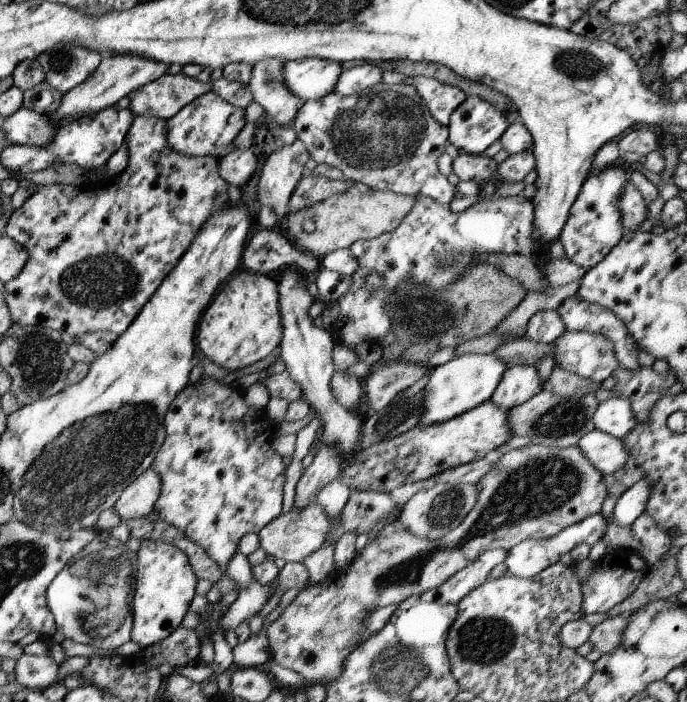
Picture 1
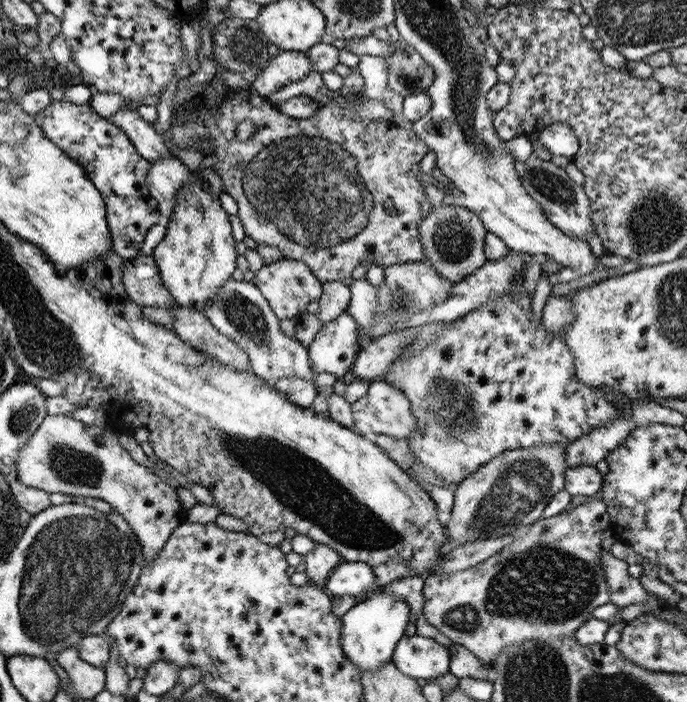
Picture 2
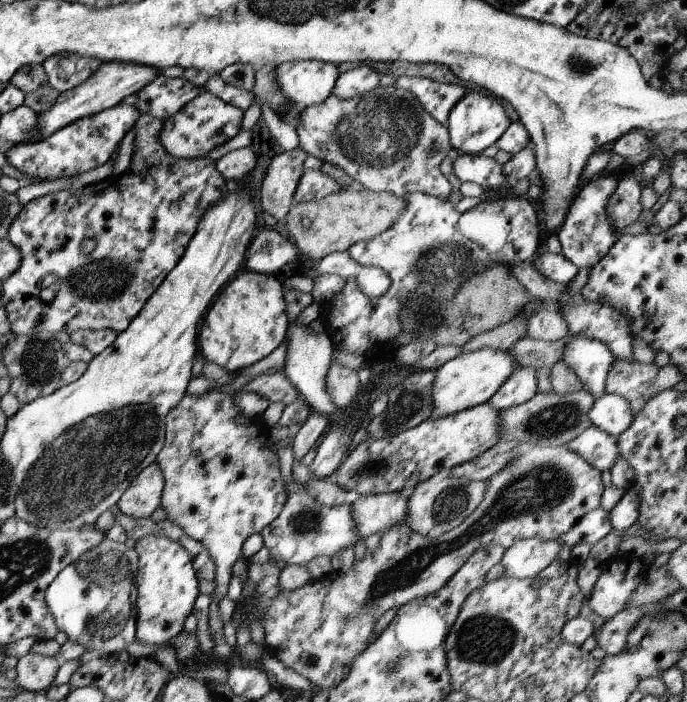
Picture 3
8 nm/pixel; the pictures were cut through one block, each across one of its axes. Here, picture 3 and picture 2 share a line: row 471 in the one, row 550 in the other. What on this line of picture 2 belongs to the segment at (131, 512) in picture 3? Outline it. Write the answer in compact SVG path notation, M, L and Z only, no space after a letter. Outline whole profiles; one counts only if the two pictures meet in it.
M45 416L19 449L15 466L14 478L25 486L48 494L59 492L106 502L121 515L136 536L144 564L161 551L173 530L186 516L187 511L179 505L175 489L163 478L133 461L117 442L114 431L85 424L71 416Z

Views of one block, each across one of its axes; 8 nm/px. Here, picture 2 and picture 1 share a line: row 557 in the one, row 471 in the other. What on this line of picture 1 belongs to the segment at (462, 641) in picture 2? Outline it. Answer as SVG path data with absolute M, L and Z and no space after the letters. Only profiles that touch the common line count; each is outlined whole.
M525 445L521 448L511 450L506 454L503 454L500 458L492 464L492 470L487 472L476 484L475 491L477 491L477 497L475 497L475 504L473 508L469 510L469 513L462 518L461 524L457 528L453 528L450 532L447 532L443 537L436 540L428 540L416 535L410 534L405 528L395 519L389 524L385 524L383 528L378 532L376 538L369 544L365 545L365 548L355 556L348 568L343 572L332 572L322 582L305 585L303 590L295 596L295 599L265 628L265 637L268 643L268 651L271 661L274 661L278 665L291 669L302 677L306 684L319 684L327 685L329 682L335 681L343 673L343 662L345 658L361 643L365 636L368 635L364 620L371 612L378 610L382 607L390 605L399 605L403 600L410 598L411 596L419 596L423 592L428 592L430 589L435 589L441 586L449 576L454 575L461 568L464 568L467 564L470 564L482 551L488 549L504 549L509 551L515 544L522 542L524 539L547 539L552 538L555 534L558 534L561 530L568 528L570 525L581 522L587 516L600 512L603 500L607 496L605 486L601 475L593 466L581 455L581 452L575 445L569 447L545 447L543 445Z

